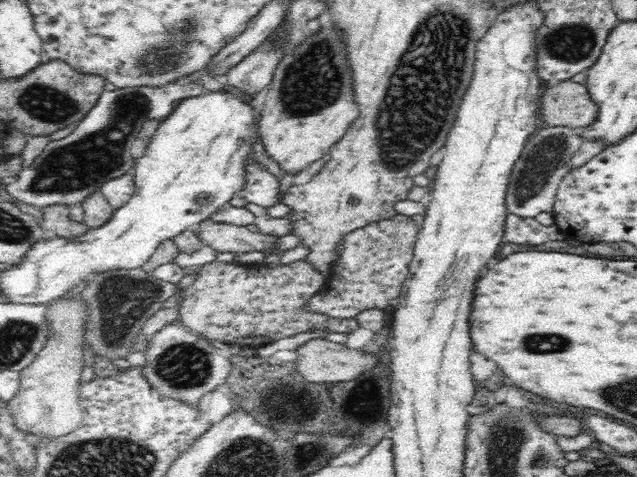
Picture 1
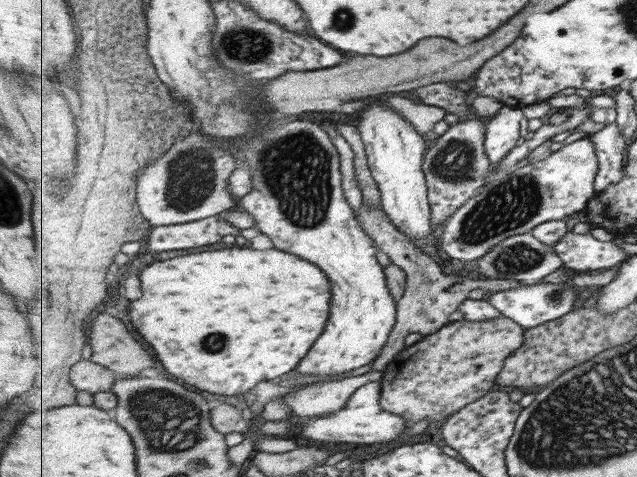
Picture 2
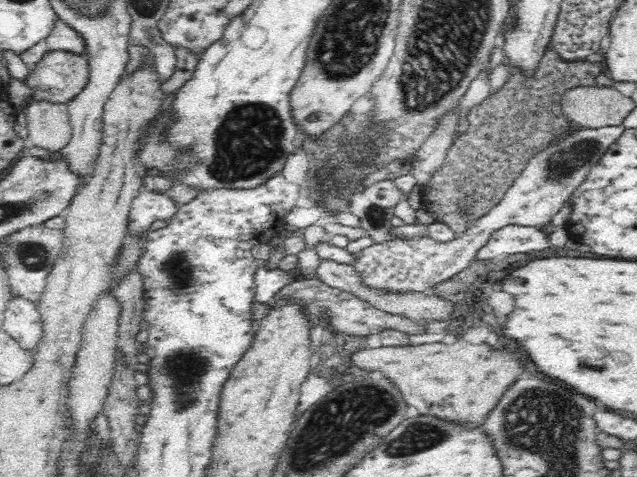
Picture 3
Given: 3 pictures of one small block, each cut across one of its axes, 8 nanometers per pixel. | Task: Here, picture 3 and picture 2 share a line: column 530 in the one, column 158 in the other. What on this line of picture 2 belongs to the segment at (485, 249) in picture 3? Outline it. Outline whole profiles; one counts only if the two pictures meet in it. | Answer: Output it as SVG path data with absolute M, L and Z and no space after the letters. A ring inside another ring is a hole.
M215 215L195 222L155 227L151 231L147 244L155 252L189 250L189 248L221 242L225 236L236 237L238 233L237 228L219 215Z

